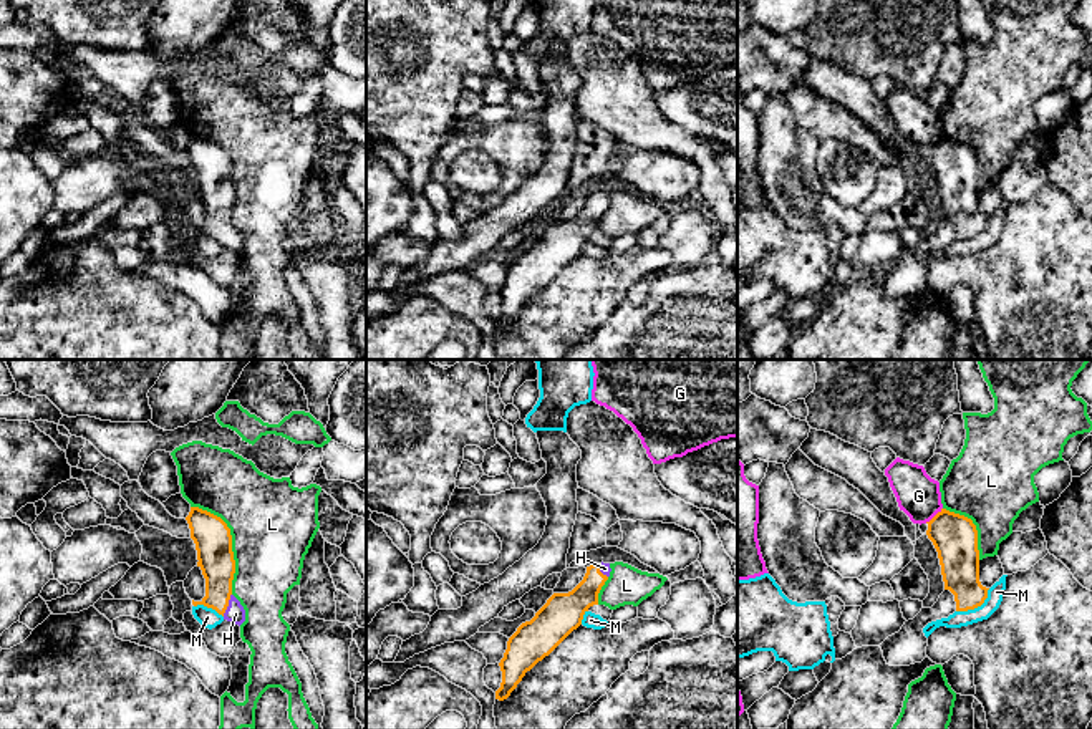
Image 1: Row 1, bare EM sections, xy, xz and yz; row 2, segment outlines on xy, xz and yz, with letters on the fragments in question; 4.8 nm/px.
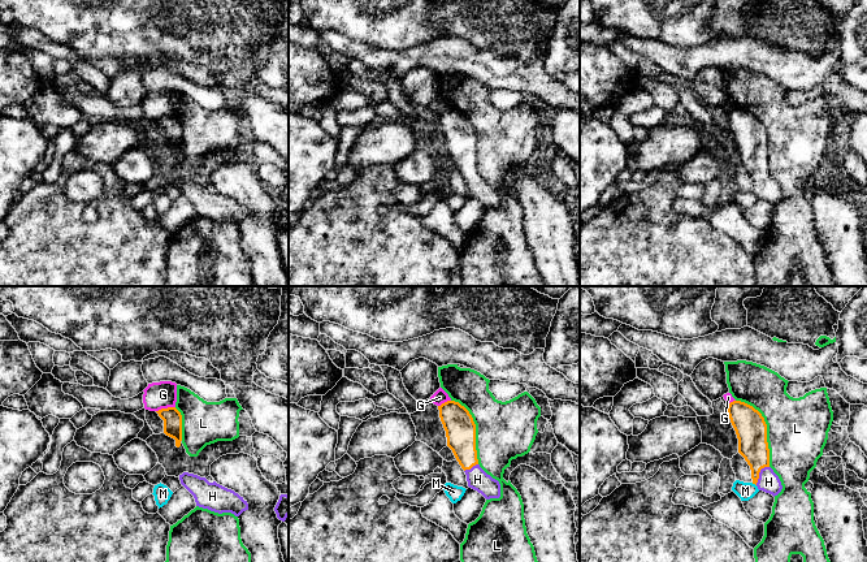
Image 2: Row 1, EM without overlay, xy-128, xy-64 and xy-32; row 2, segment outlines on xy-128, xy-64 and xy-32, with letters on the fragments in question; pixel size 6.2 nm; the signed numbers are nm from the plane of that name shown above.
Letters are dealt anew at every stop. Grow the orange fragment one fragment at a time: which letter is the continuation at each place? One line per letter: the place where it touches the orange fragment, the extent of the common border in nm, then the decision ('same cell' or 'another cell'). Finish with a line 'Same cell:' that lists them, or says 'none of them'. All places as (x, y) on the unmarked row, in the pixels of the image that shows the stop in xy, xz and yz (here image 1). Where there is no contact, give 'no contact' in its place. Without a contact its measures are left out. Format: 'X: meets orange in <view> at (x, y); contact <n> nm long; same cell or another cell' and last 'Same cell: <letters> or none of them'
G: meets orange in yz at (935, 144); contact 120 nm long; another cell
H: meets orange in xy at (227, 234); contact 120 nm long; same cell
L: meets orange in xy at (231, 171); contact 480 nm long; another cell
M: meets orange in yz at (976, 236); contact 200 nm long; another cell
Same cell: H

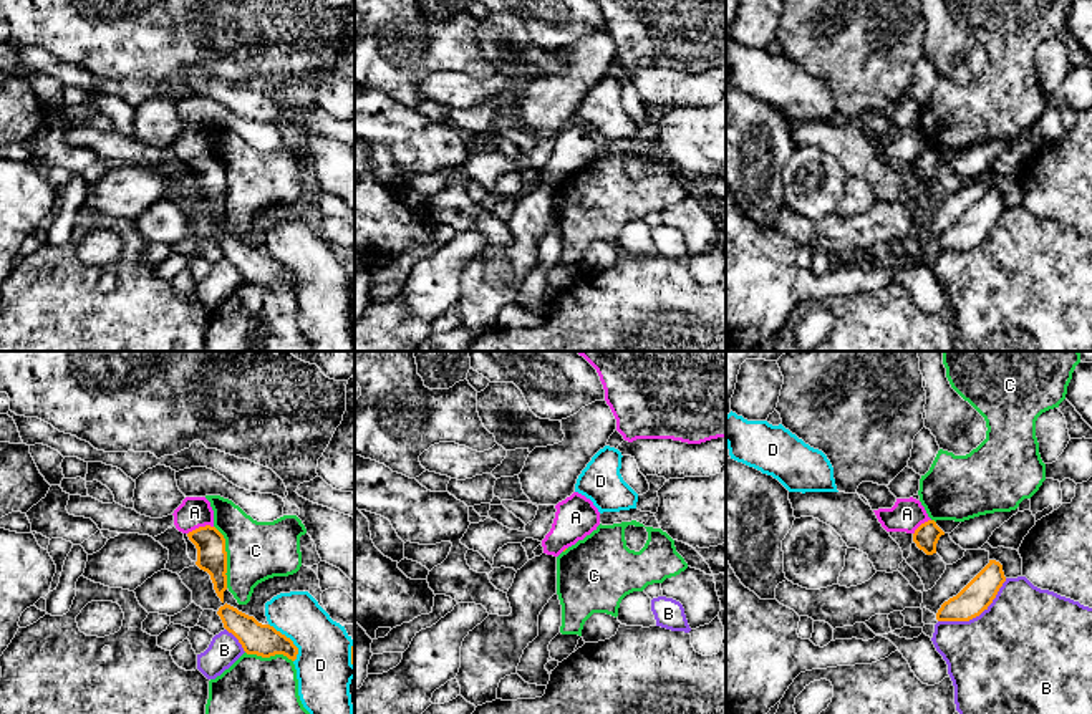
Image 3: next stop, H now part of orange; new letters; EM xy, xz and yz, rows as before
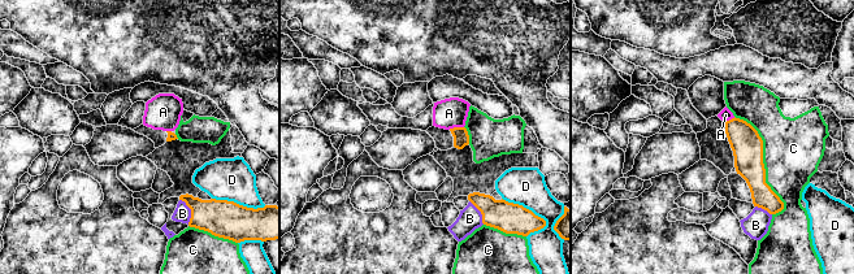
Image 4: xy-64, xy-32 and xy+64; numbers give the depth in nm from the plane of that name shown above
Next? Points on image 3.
A: meets orange in xy at (199, 156); contact 130 nm long; another cell
B: meets orange in yz at (976, 244); contact 400 nm long; another cell
C: meets orange in xy at (226, 186); contact 320 nm long; another cell
D: meets orange in xy at (290, 269); contact 220 nm long; another cell
Same cell: none of them

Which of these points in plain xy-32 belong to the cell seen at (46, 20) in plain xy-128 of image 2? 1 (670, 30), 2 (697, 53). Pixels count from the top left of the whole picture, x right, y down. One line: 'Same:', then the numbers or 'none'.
Same: 1

